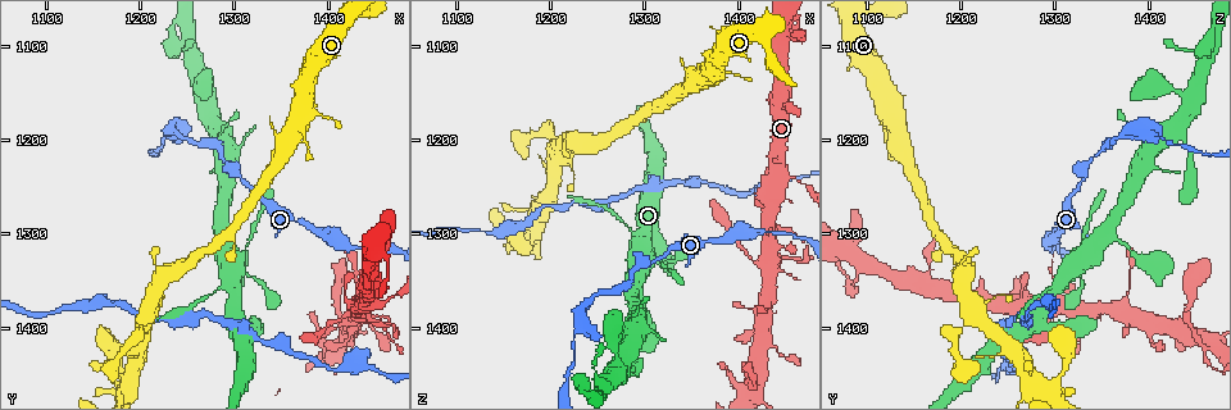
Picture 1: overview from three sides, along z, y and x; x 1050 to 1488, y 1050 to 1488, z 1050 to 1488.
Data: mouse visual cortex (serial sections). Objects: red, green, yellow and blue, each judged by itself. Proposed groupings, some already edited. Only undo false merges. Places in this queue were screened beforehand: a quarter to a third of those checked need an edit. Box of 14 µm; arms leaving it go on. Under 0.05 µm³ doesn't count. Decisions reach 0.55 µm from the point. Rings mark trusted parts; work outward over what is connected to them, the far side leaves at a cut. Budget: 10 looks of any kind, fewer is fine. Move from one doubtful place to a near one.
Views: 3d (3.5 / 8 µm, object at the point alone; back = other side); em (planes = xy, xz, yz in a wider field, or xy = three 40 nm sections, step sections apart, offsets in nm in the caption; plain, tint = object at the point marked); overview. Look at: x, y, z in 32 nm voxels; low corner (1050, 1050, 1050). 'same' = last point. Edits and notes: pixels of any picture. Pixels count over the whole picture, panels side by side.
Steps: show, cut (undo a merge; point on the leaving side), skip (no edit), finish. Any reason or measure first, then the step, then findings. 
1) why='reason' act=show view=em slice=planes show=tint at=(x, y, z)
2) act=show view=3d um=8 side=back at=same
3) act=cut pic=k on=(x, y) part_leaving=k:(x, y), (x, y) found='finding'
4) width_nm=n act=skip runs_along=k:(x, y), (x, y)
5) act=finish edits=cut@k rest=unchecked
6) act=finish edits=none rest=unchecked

why='two arms in line, one across' act=show view=3d um=3.5 at=(1200, 1390, 1210)

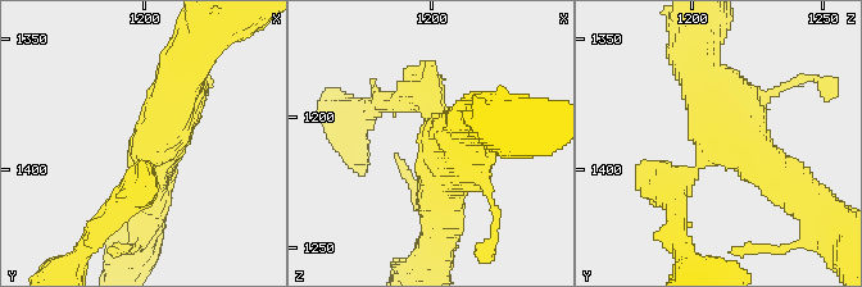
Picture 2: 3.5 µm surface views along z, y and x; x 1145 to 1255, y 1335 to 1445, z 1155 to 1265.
act=show view=em slice=xy step=1 show=plain at=(1203, 1389, 1210)

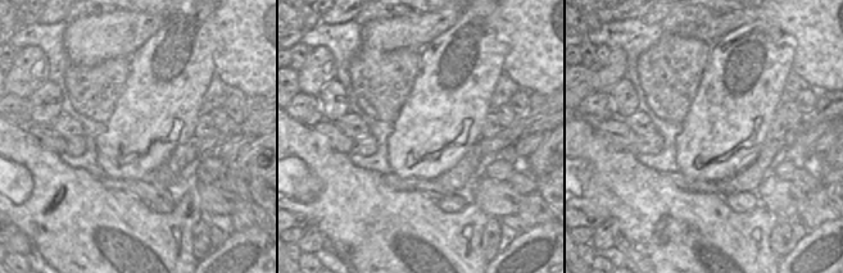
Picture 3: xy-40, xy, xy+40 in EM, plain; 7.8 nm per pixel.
act=show view=em slice=xy step=1 show=tint at=same

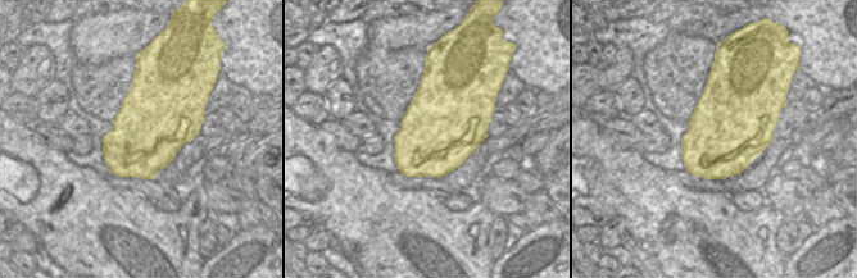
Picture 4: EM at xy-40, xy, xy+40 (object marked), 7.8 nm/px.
act=cut pic=2 on=(653, 181) part_leaving=2:(693, 169), (674, 190), (693, 264) found='two cells meet here'

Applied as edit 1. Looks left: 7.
act=show view=overview

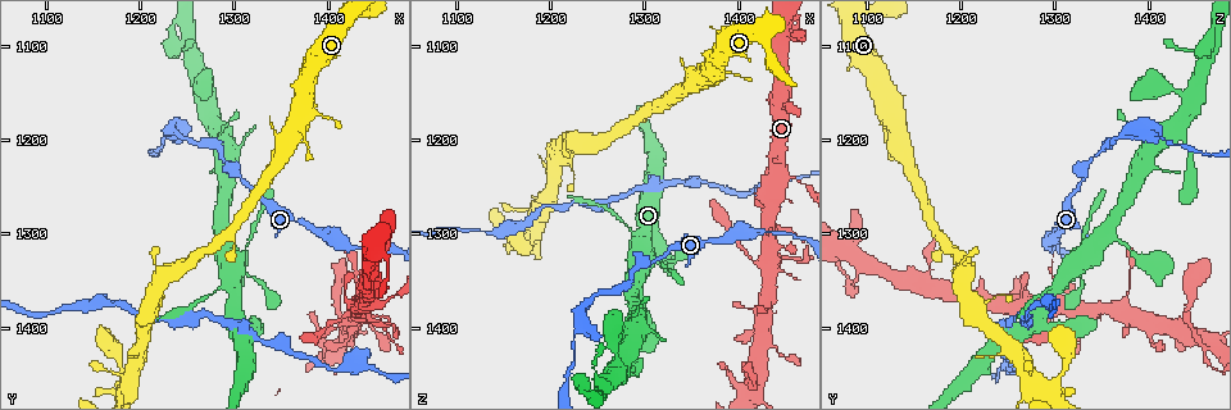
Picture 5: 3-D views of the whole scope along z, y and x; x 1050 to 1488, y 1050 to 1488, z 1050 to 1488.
why='thick turns thin' act=show view=3d um=3.5 side=back at=(1280, 1365, 1290)

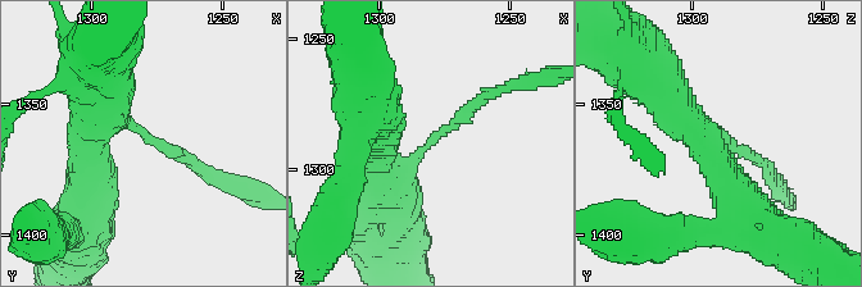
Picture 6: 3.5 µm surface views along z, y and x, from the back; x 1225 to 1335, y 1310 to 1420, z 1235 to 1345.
arm_widths_nm=150,450 why='now the EM' act=show view=em slice=planes show=tint at=(1281, 1362, 1291)

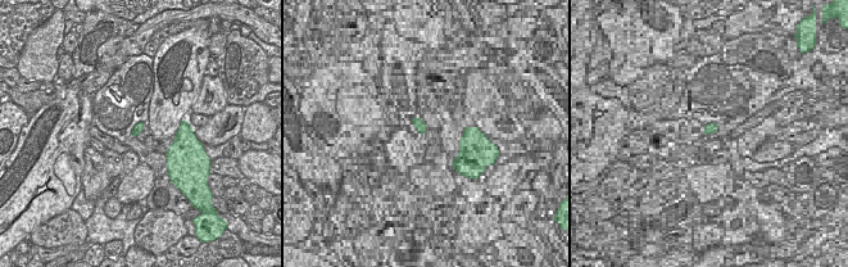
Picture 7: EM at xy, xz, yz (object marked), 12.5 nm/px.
act=skip runs_along=6:(379, 158), (390, 177), (489, 95) found='continuous, no second cell'

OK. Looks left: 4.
act=show view=3d um=3.5 at=(1455, 1395, 1325)

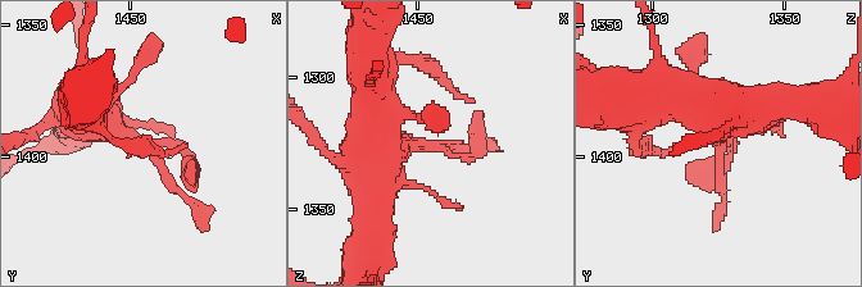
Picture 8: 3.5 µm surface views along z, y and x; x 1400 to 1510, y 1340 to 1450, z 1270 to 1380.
why='need the tissue' act=show view=em slice=xy step=1 show=tint at=(1458, 1396, 1326)

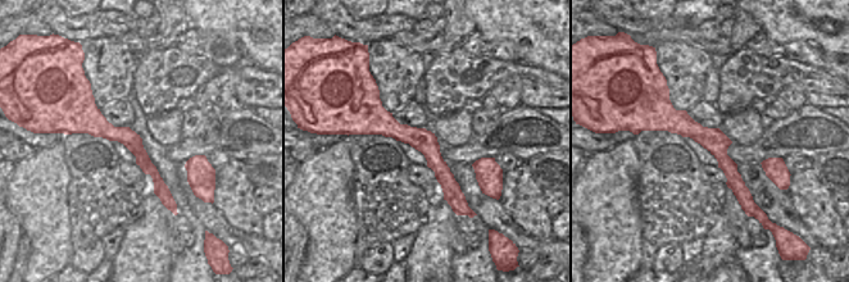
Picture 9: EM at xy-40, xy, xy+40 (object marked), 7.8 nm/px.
act=skip runs_along=9:(649, 126), (697, 131), (748, 199) found='all the same cell'

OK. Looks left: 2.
why='sudden change in width' act=show view=3d um=8 side=back at=(1395, 1420, 1460)

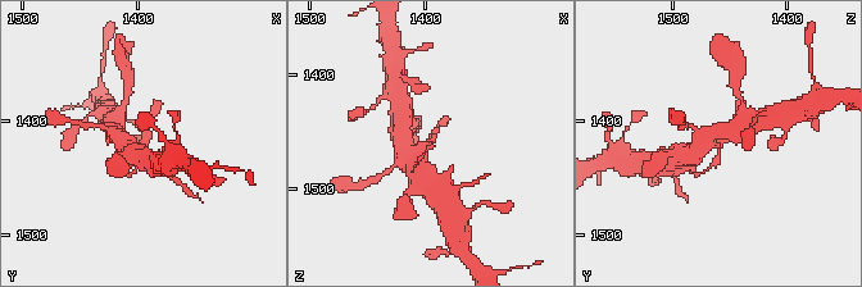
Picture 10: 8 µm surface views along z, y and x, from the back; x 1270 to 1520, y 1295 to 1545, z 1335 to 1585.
act=show view=em slice=xy step=5 show=tint at=(1394, 1420, 1458)

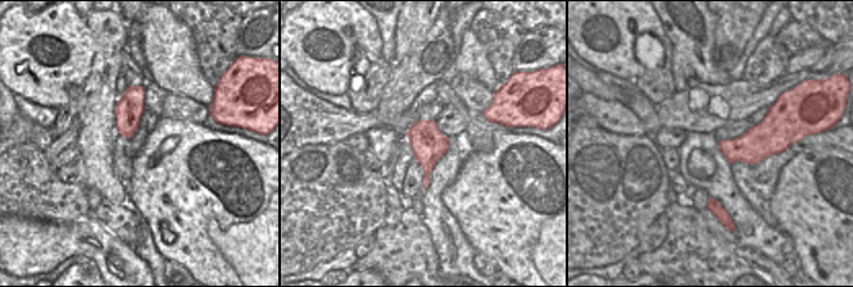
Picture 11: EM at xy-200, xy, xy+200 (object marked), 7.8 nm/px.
act=cut pic=10 on=(154, 109) border=11:(440, 133), (434, 140), (436, 160) found='two cells meet here'

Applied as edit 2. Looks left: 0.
act=finish edits=cut@2,cut@10 rest=unchecked

